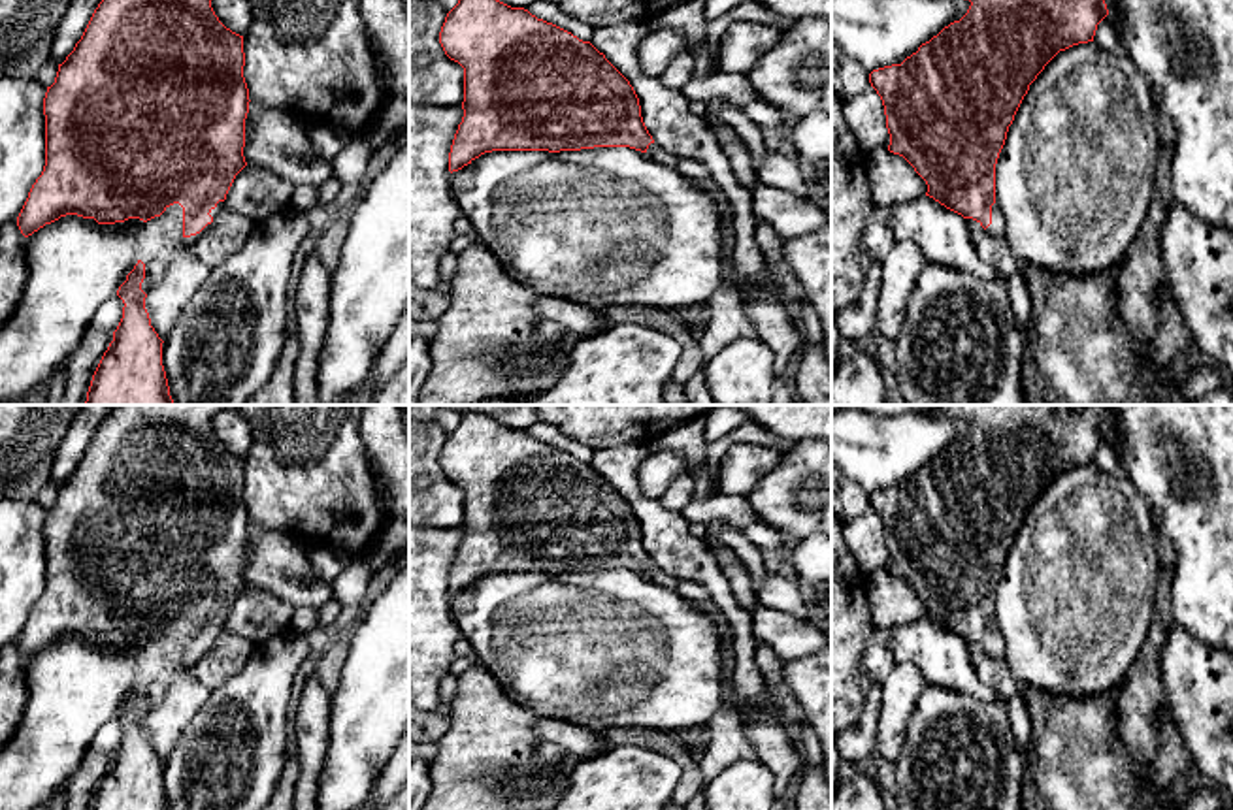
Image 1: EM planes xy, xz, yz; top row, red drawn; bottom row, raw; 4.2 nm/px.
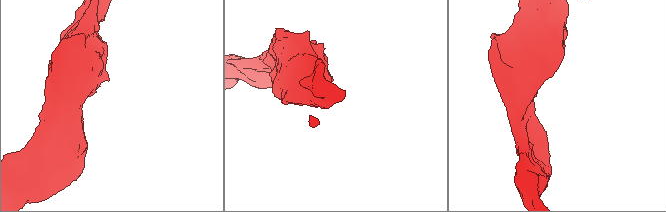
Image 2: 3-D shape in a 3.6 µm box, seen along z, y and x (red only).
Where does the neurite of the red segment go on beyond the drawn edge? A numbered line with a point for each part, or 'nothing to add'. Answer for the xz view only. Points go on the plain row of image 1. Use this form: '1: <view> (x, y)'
1: xz (655, 573)

